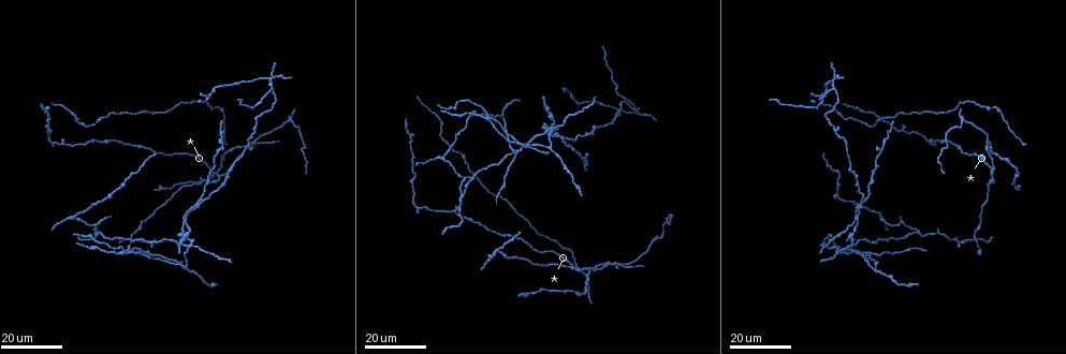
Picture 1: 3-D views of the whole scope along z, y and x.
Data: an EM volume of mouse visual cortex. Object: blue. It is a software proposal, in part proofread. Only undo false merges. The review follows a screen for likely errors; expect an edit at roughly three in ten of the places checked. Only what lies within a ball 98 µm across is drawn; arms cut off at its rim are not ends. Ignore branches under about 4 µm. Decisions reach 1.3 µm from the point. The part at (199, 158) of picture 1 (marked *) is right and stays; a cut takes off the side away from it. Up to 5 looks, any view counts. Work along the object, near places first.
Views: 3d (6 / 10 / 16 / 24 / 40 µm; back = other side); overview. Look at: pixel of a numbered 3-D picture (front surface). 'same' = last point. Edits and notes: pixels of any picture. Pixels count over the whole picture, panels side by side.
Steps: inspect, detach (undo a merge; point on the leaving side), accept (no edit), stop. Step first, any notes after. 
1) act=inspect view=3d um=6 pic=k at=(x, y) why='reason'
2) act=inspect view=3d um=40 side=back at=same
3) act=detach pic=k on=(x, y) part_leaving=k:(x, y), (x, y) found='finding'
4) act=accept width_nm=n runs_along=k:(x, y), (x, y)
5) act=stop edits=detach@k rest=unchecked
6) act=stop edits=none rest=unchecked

act=inspect view=3d um=16 pic=1 at=(271, 78) why='looks like a crossing'

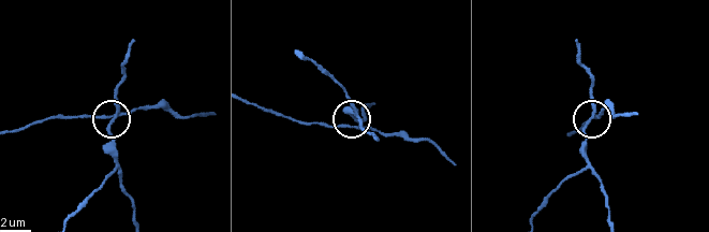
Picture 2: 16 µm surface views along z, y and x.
act=inspect view=3d um=6 pic=2 at=(116, 114) why='zoom in'

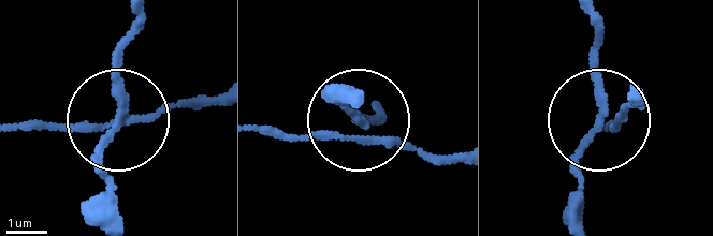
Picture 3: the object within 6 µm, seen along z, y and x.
act=inspect view=3d um=6 side=back pic=3 at=(114, 121)

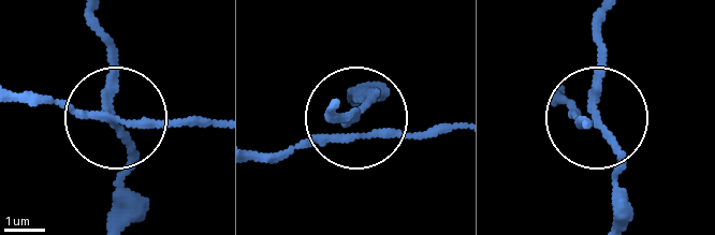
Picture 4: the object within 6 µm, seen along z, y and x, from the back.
act=accept found='continuous, no second neuron'

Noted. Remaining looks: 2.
act=inspect view=3d um=24 pic=1 at=(818, 95) why='thick turns thin'

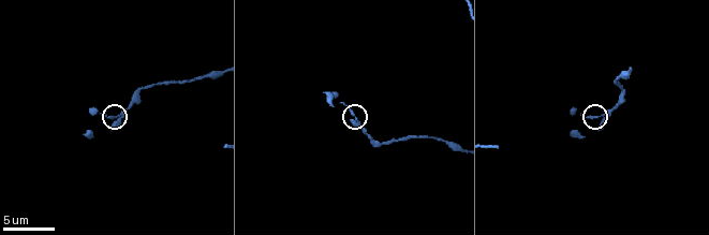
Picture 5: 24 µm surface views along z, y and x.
act=inspect view=3d um=6 pic=5 at=(597, 115)

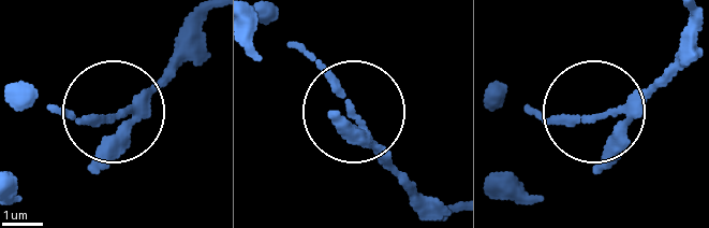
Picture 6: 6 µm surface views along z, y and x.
act=accept width_nm=130 found='one neuron here'

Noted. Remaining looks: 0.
act=stop edits=none rest=unchecked

